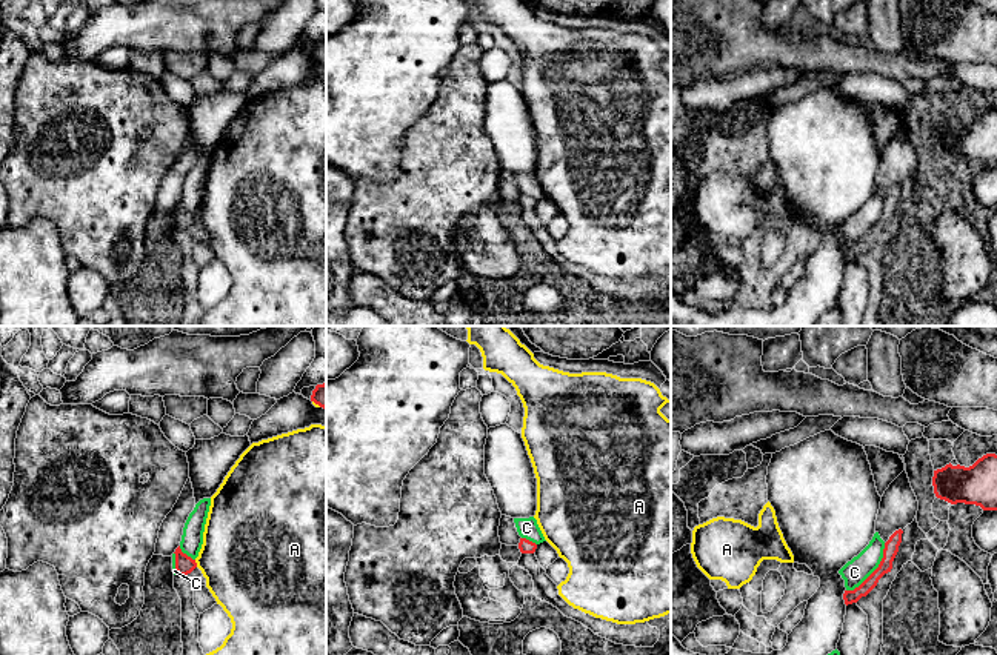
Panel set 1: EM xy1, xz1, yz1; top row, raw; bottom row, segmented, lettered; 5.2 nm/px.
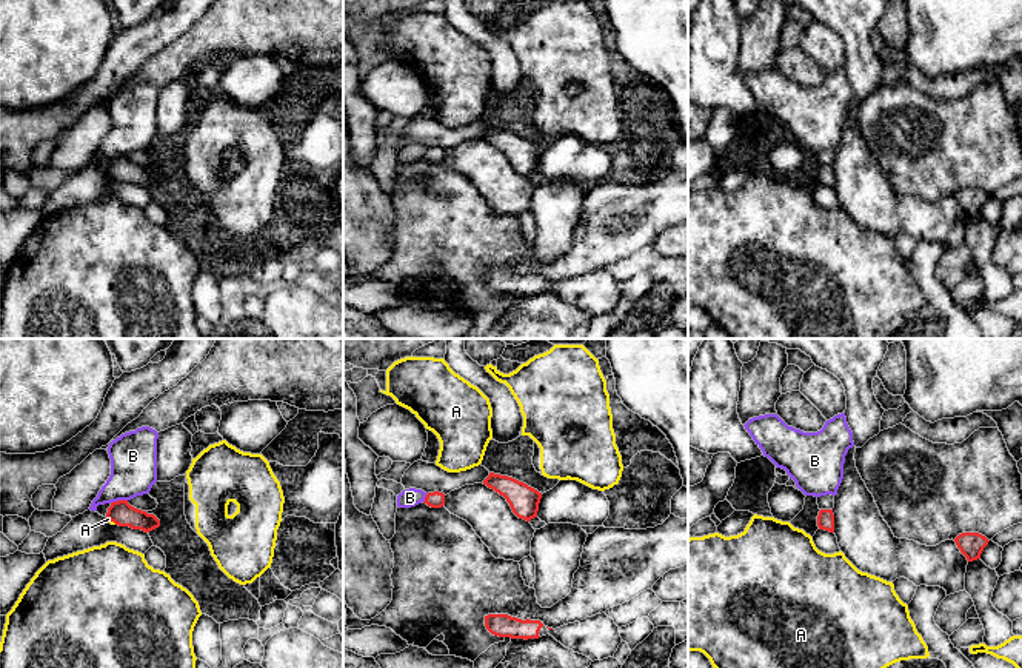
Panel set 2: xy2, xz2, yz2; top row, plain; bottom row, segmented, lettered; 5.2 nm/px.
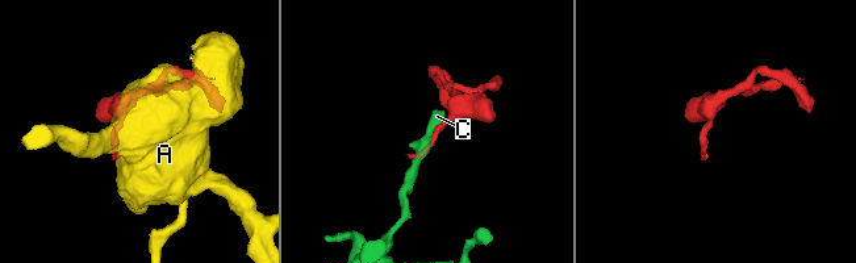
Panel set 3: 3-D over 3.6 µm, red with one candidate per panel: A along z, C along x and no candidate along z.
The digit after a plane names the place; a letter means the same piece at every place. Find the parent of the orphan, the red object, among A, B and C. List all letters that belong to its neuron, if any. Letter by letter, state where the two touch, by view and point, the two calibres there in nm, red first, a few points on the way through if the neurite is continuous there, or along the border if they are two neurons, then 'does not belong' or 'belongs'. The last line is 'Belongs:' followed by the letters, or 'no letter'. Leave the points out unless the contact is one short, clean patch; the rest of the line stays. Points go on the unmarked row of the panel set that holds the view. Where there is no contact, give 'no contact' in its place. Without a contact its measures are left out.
A: contact xy1 (196, 219); calibres 100 and 460 nm; belongs
B: contact xy2 (119, 156); calibres 120 and 240 nm; does not belong
C: contact yz1 (874, 226); calibres 80 and 140 nm; does not belong
Belongs: A

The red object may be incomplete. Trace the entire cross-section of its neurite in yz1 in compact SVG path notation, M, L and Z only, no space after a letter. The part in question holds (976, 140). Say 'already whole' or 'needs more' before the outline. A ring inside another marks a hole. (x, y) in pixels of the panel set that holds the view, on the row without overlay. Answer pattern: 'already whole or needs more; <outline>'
already whole; M986 109L969 123L949 118L934 126L932 141L935 152L951 160L997 166L997 111Z

